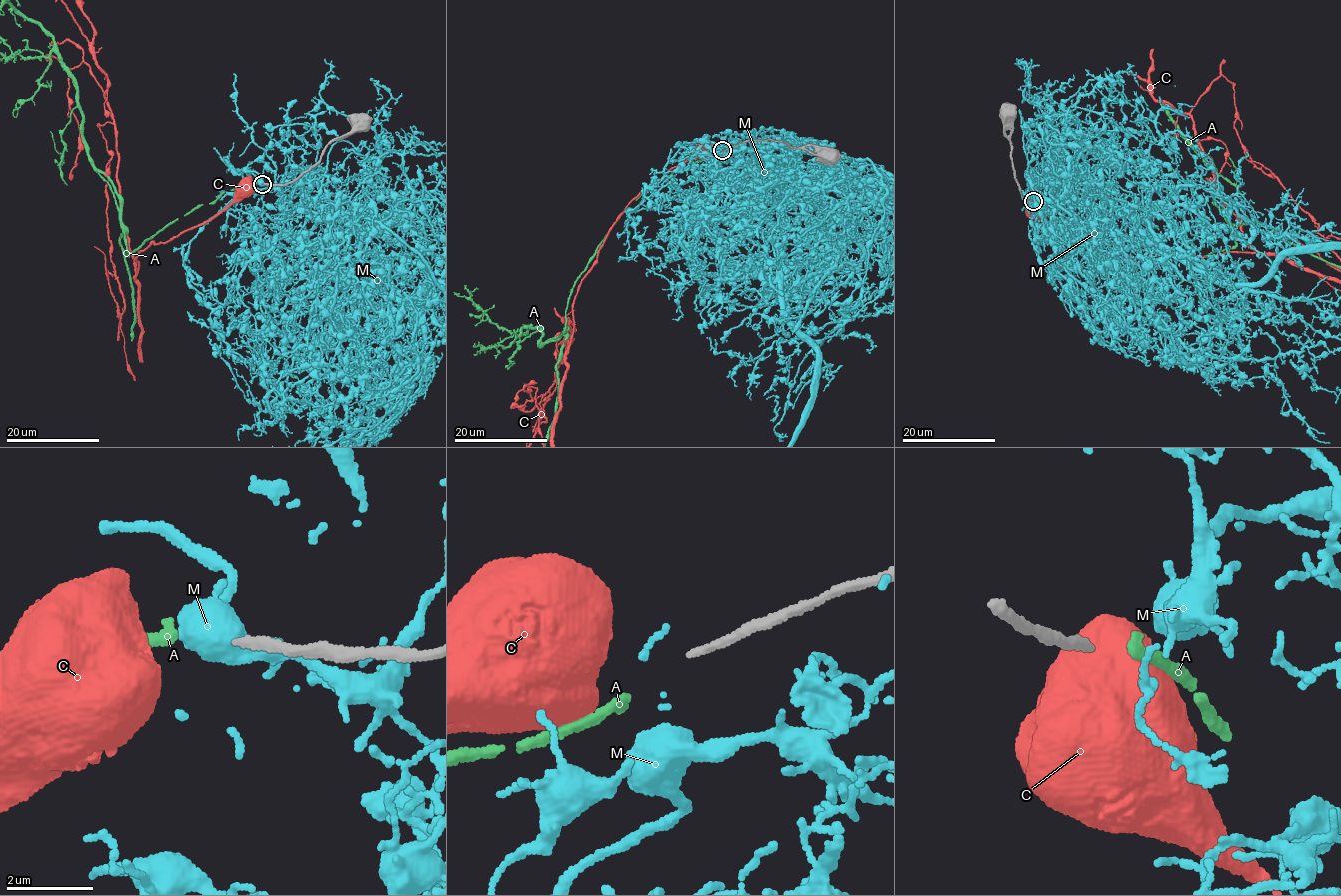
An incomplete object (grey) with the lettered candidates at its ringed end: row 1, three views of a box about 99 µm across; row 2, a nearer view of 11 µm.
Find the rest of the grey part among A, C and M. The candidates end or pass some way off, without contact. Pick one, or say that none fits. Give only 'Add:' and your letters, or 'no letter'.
Add: A

